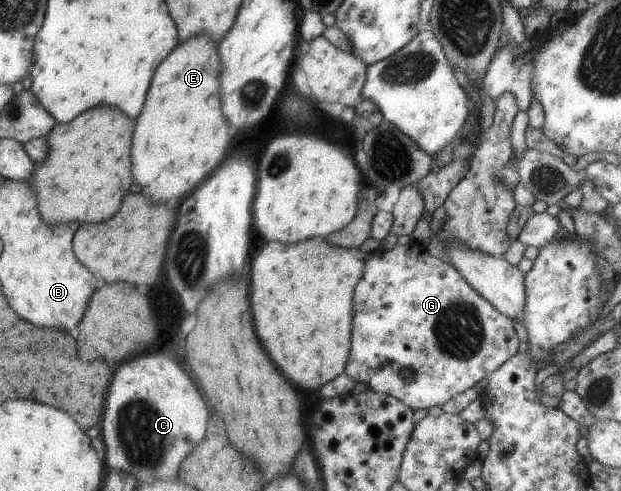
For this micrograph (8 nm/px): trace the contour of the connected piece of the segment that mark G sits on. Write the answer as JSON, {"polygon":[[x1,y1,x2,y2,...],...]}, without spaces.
{"polygon":[[419,241,400,245,391,250,381,250,370,254,365,261,365,268,361,280,357,283,353,295,353,312,351,350,348,356,346,373,357,383,367,384,369,390,383,393,398,398,403,404,414,411,418,408,433,408,442,406,456,394,465,392,474,387,482,378,487,378,494,370,497,370,507,359,516,354,519,346,519,338,515,334,513,322,508,316,501,314,488,300,485,300,463,278,463,275,451,264,443,262,428,253,428,250]]}

